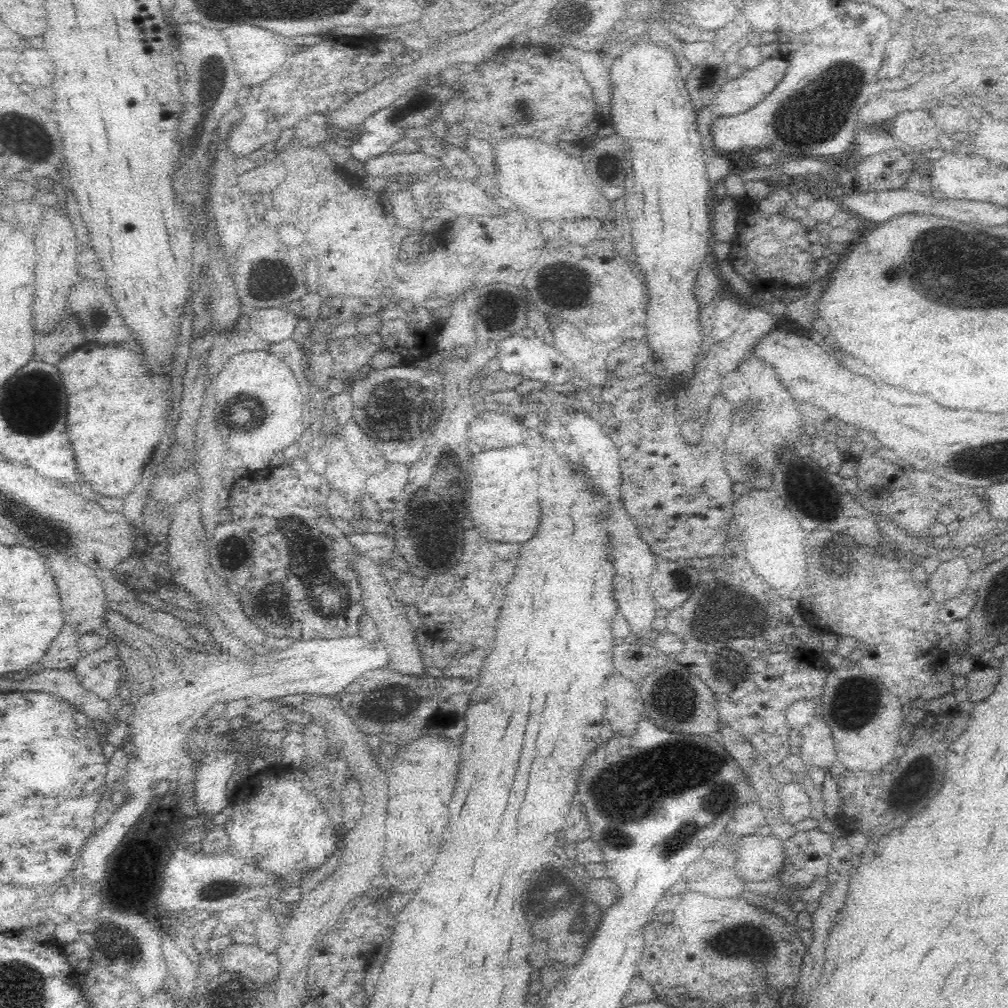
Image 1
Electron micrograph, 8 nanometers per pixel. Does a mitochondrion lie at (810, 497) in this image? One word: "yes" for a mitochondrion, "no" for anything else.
yes

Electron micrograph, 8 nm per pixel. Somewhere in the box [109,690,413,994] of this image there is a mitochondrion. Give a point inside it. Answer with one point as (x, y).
(212, 882)

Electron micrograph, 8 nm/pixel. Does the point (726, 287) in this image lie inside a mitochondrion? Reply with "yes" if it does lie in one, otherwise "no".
no

